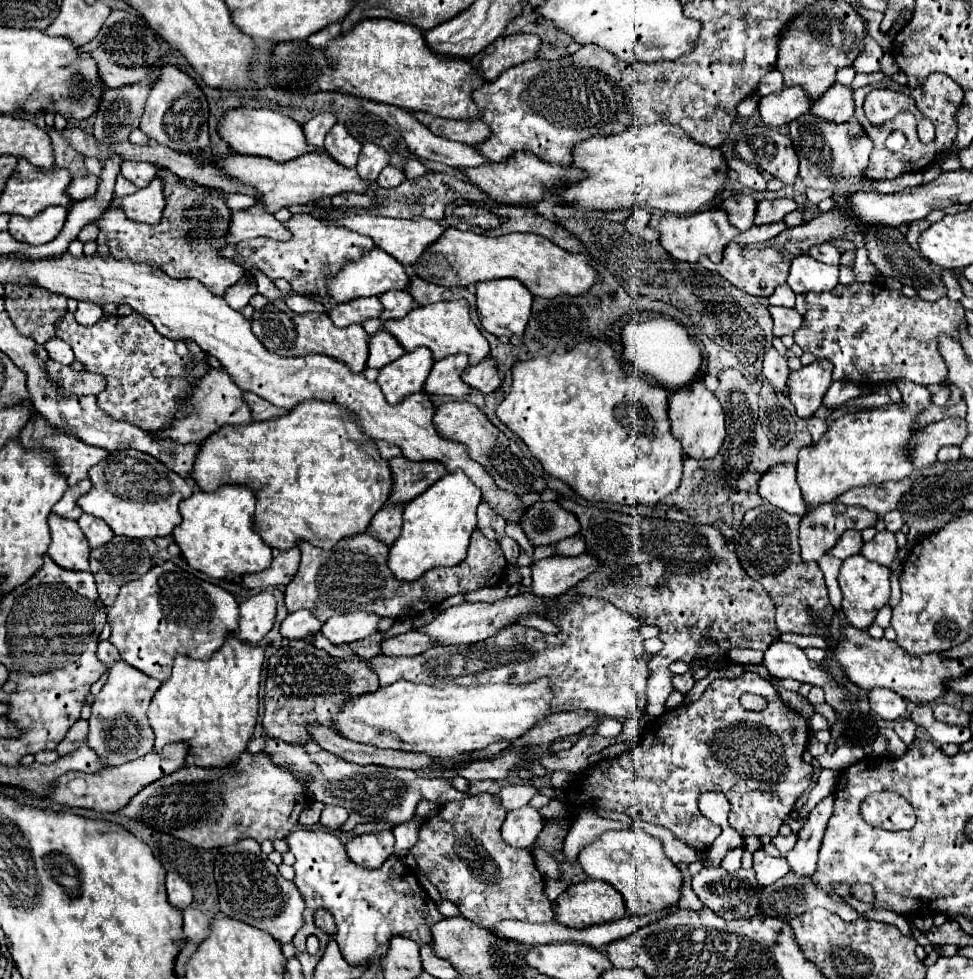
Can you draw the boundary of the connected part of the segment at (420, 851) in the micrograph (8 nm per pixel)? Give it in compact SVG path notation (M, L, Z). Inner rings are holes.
M478 794L444 808L420 828L418 844L410 850L418 868L438 888L442 898L452 900L460 914L490 928L504 918L550 922L554 910L544 894L544 878L536 870L530 850L516 850L502 842L500 826L506 818L498 796Z

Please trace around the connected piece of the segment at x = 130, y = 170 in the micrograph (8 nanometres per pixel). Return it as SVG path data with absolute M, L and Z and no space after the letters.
M122 162L122 174L134 182L138 188L144 188L154 176L156 176L156 166L148 162Z

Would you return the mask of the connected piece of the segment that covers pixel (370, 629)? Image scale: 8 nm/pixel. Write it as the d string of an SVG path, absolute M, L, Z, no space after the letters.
M350 612L350 614L334 614L322 626L322 634L332 644L346 644L352 640L362 640L378 630L380 616L370 612Z

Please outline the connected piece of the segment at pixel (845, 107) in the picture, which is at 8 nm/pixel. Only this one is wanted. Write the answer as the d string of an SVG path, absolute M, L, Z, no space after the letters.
M834 84L816 100L810 108L810 112L822 120L828 122L844 122L854 114L854 100L852 100L852 90L844 88L842 84Z

